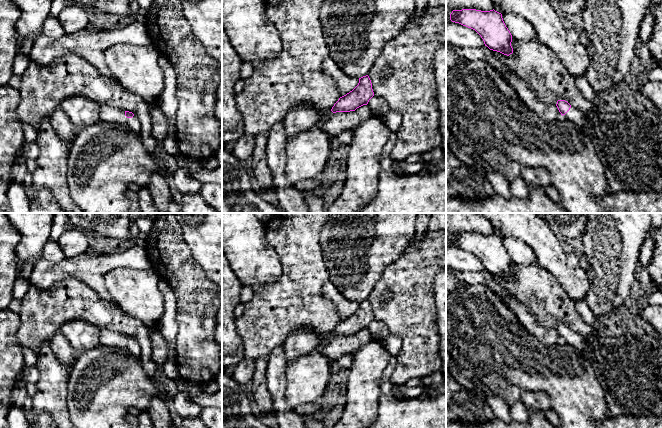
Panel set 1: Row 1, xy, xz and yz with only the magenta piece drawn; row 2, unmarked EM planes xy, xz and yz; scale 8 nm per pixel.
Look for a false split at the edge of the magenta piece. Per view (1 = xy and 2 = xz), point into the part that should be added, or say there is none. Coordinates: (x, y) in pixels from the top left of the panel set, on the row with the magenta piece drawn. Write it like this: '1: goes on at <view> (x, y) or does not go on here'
1: goes on at xy (108, 114)
2: does not go on here

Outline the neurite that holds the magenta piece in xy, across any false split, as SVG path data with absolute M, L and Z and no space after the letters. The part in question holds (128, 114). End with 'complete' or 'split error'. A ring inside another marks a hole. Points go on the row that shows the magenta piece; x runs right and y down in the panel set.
M104 104L100 105L99 119L106 123L124 125L135 134L140 134L140 121L132 112Z; split error

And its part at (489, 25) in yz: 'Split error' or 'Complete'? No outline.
Complete

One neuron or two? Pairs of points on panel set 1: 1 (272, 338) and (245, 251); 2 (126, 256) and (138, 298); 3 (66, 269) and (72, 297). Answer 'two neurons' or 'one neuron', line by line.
1: two neurons
2: two neurons
3: two neurons

